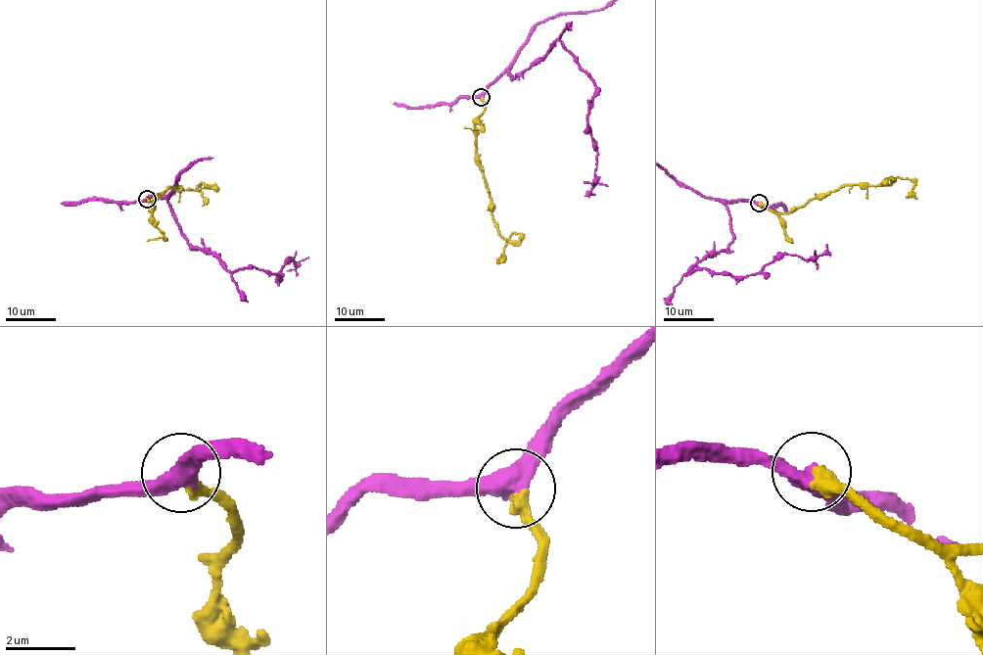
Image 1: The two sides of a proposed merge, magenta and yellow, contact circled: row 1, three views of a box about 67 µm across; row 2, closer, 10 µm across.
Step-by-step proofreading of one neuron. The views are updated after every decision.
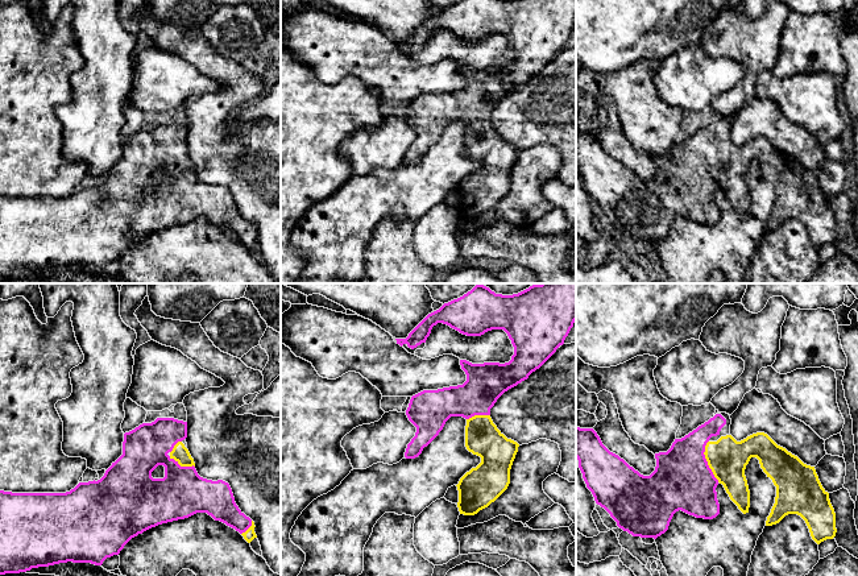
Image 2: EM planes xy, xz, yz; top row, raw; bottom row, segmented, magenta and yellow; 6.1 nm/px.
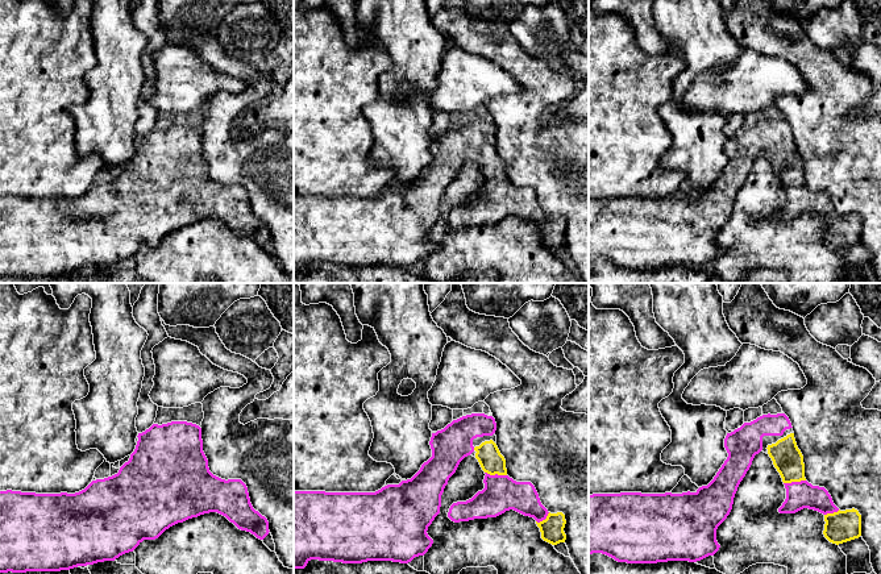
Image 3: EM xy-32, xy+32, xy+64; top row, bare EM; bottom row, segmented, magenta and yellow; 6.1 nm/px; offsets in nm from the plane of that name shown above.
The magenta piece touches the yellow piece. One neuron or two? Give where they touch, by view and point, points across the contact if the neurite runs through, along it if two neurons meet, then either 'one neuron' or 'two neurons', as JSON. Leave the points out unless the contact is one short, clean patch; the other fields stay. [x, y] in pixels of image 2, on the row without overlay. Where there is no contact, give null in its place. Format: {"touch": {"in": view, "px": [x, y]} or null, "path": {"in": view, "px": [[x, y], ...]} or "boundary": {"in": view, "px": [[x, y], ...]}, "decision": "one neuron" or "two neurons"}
{"touch": {"in": "yz", "px": [707, 166]}, "decision": "one neuron"}

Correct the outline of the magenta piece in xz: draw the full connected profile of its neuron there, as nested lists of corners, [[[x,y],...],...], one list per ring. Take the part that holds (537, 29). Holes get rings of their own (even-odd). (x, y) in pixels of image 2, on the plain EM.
[[[463,0],[428,18],[406,43],[395,43],[401,51],[406,49],[414,54],[426,47],[434,30],[443,28],[467,41],[481,41],[492,34],[503,34],[514,51],[511,65],[505,69],[472,69],[460,65],[461,74],[467,79],[467,86],[463,90],[423,95],[411,101],[406,115],[409,125],[416,132],[415,141],[407,149],[406,163],[418,162],[423,153],[439,140],[451,121],[467,124],[465,152],[473,159],[480,161],[481,167],[467,177],[456,190],[460,219],[477,219],[507,194],[510,174],[519,149],[507,144],[497,133],[490,123],[490,113],[505,96],[527,84],[564,49],[575,26],[576,0]]]

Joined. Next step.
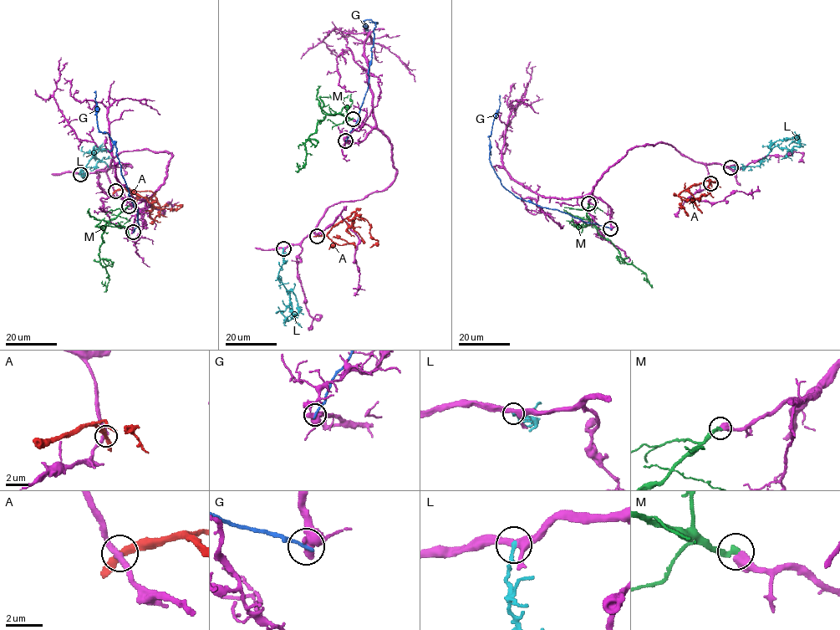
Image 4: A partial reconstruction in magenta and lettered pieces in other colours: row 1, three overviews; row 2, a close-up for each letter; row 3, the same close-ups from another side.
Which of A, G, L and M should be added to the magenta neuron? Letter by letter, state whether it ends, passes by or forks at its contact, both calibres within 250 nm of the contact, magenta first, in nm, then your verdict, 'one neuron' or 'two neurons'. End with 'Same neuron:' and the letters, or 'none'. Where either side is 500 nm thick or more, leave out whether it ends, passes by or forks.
A: it passes by; 300 nm thick on the magenta side, 320 nm on the other; two neurons
G: 550 nm thick on the magenta side, 200 nm on the other; two neurons
L: it ends there; 360 nm thick on the magenta side, 200 nm on the other; two neurons
M: 550 nm thick on the magenta side, 320 nm on the other; one neuron
Same neuron: M

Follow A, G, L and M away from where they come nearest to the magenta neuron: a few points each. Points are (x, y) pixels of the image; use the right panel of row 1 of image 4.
A: (710, 183), (704, 181), (694, 184), (679, 195), (682, 200), (688, 200), (700, 199), (701, 194), (709, 193)
G: (610, 228), (587, 222), (517, 198), (502, 186), (490, 160), (488, 136), (500, 104), (499, 94)
L: (730, 167), (759, 166), (774, 143), (799, 139), (792, 142), (796, 140), (792, 136)
M: (588, 203), (586, 214), (589, 222), (613, 245), (626, 263), (632, 263), (646, 275), (648, 281), (644, 277)

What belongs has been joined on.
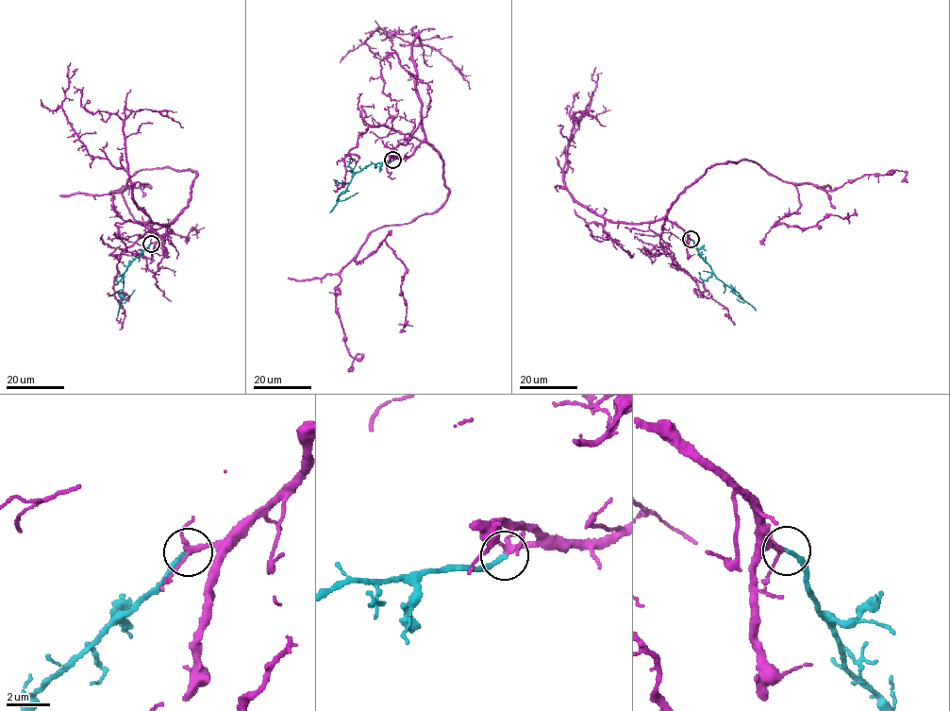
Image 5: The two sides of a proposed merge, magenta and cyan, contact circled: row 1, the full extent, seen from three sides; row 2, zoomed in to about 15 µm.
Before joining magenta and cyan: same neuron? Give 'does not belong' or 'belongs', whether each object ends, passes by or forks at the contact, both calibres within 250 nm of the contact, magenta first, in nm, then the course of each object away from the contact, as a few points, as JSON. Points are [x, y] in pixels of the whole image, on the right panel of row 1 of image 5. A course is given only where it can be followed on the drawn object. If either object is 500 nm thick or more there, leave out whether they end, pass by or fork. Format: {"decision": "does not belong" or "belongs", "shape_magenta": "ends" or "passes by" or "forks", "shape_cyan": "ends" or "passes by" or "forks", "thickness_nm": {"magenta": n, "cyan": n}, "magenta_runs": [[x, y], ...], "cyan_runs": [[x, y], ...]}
{"decision": "belongs", "shape_magenta": "forks", "shape_cyan": "ends", "thickness_nm": {"magenta": 200, "cyan": 200}, "magenta_runs": [[691, 239], [667, 214], [716, 164], [756, 162], [794, 186], [799, 209], [772, 227], [814, 227], [855, 209]], "cyan_runs": [[691, 239], [712, 273], [742, 298], [730, 284]]}

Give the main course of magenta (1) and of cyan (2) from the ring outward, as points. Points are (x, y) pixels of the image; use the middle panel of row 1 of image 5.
1: (392, 160), (425, 143), (448, 190), (437, 210), (369, 234), (355, 257), (384, 241), (406, 268), (405, 330)
2: (392, 160), (371, 163), (355, 173), (339, 200), (358, 193)

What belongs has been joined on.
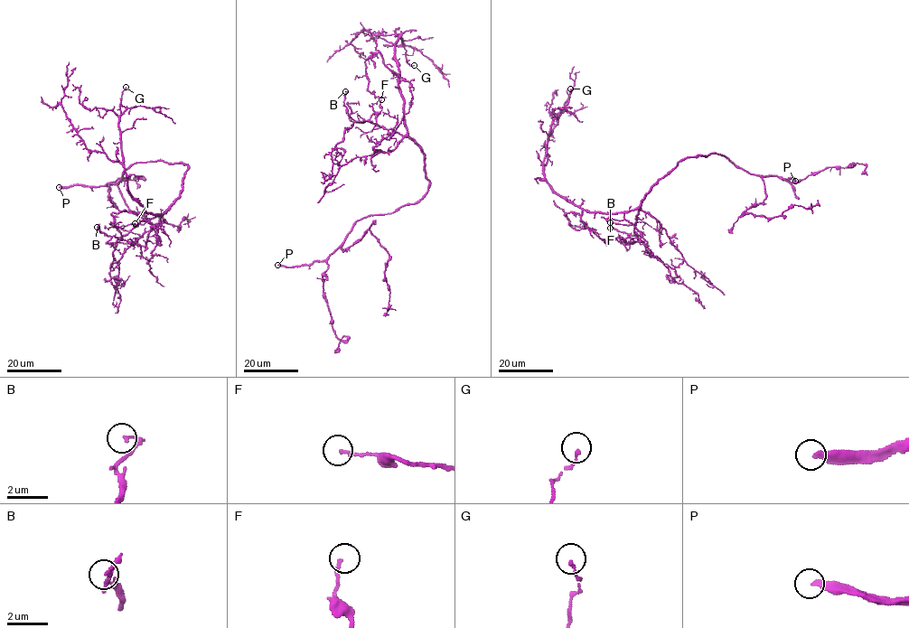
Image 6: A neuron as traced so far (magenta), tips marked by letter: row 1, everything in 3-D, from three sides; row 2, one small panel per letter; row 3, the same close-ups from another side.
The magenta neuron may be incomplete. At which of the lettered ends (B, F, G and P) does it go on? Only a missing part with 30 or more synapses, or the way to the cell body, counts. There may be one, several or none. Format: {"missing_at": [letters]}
{"missing_at": ["P"]}

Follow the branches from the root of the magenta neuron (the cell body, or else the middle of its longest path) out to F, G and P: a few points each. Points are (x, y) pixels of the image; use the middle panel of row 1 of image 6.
F: (424, 164), (422, 150), (417, 145), (377, 123), (376, 117), (382, 109), (381, 99)
G: (424, 164), (422, 148), (408, 135), (404, 120), (394, 55), (398, 35), (407, 63), (414, 65)
P: (424, 164), (429, 187), (418, 201), (391, 213), (359, 220), (345, 240), (325, 259), (298, 267), (277, 265)

